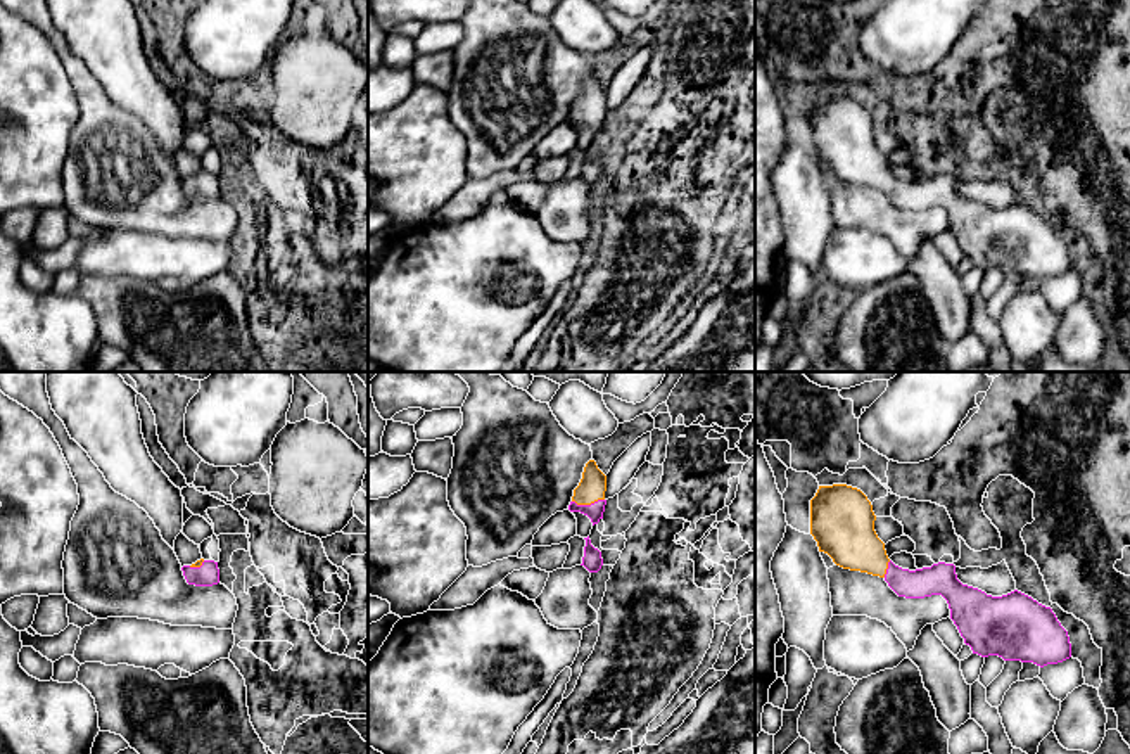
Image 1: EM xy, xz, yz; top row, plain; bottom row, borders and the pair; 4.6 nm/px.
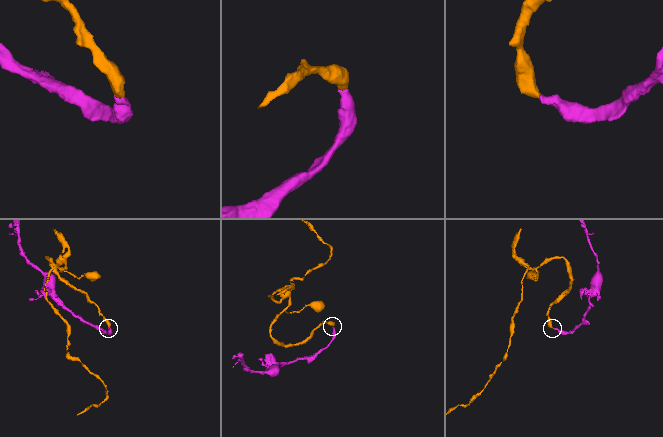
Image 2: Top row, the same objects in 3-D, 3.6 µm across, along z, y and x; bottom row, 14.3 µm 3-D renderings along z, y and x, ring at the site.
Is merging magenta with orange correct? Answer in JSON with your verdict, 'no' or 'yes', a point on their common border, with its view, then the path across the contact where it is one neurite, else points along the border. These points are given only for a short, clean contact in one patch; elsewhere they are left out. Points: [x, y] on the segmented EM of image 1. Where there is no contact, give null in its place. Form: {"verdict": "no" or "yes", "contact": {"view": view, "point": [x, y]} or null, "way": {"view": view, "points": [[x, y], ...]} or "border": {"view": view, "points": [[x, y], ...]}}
{"verdict": "yes", "contact": {"view": "xz", "point": [588, 505]}, "way": {"view": "xz", "points": [[595, 511], [588, 505], [591, 488]]}}

